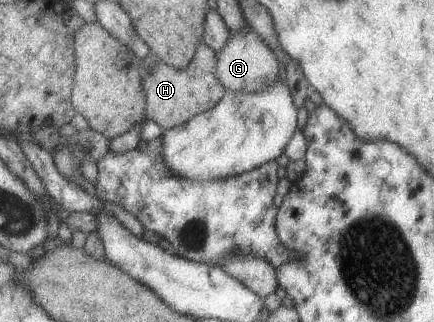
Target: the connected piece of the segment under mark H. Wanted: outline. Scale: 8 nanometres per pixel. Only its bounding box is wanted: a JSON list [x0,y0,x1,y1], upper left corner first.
[140,42,224,130]

